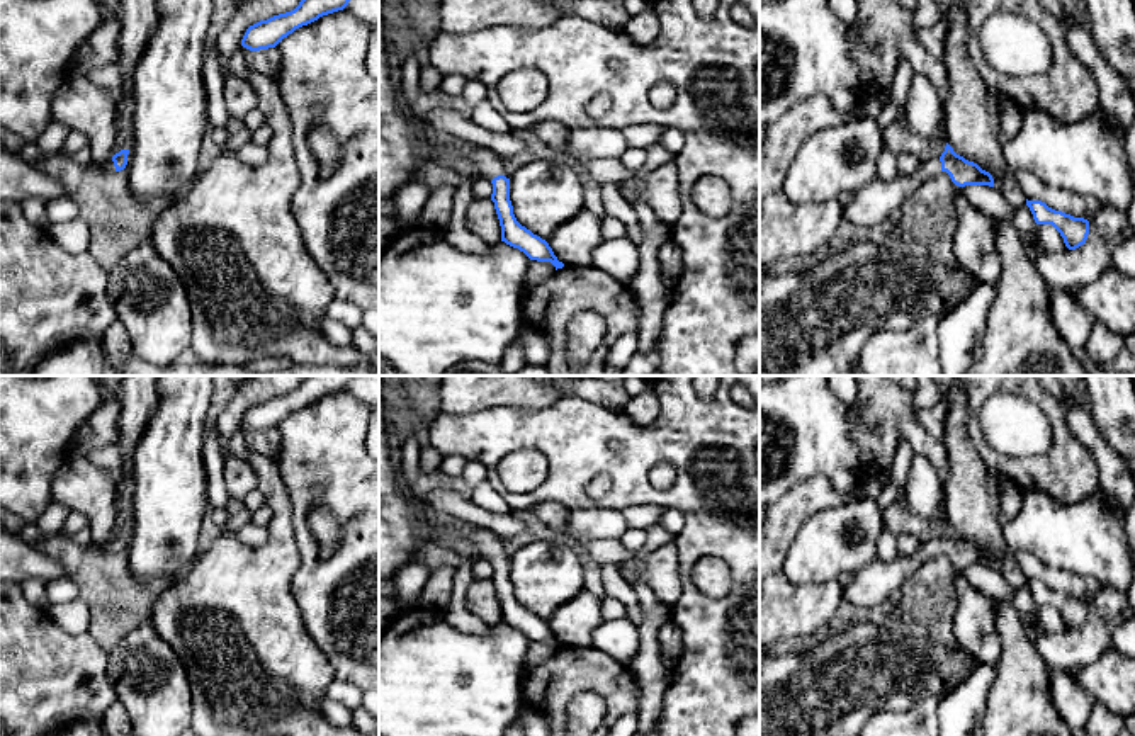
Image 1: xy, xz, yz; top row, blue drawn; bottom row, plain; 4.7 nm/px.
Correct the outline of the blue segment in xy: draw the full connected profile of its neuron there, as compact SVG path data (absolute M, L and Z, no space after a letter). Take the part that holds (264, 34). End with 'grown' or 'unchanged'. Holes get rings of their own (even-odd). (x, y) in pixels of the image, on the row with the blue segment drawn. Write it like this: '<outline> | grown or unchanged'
M301 0L294 10L250 25L241 39L241 46L250 51L275 48L296 29L308 25L323 15L343 10L348 2L350 0Z | unchanged

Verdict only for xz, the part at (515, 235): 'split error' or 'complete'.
split error

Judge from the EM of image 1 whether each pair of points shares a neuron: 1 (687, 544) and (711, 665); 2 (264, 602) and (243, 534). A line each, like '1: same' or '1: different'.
1: same
2: different

